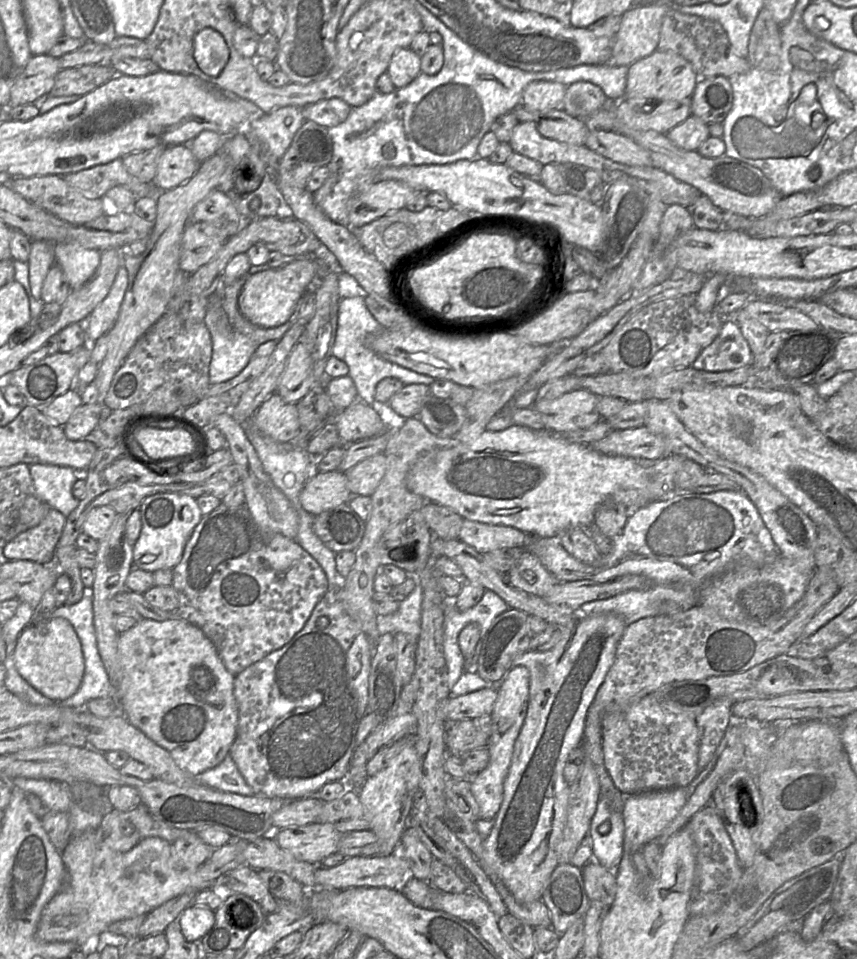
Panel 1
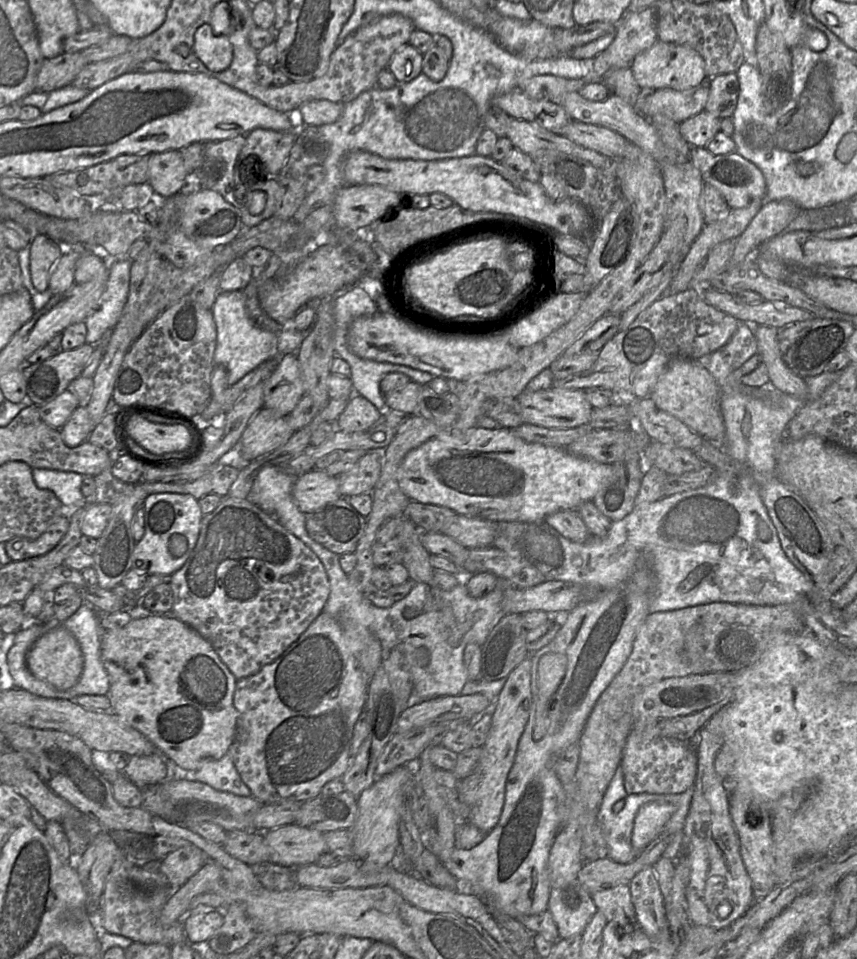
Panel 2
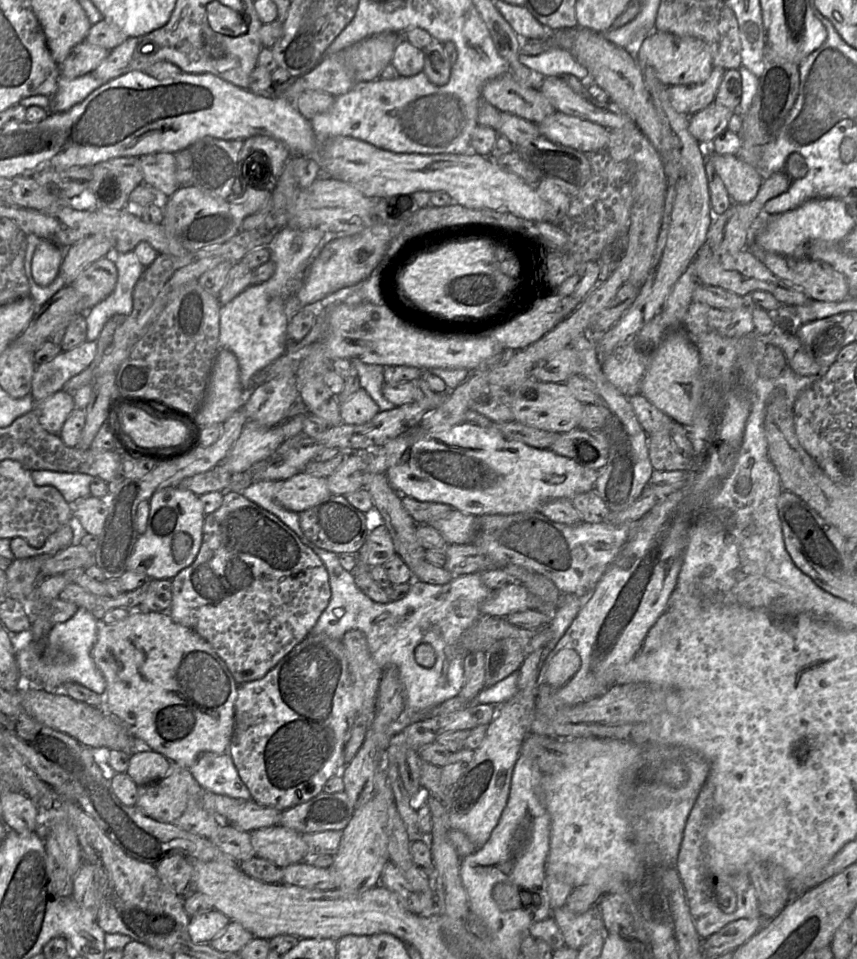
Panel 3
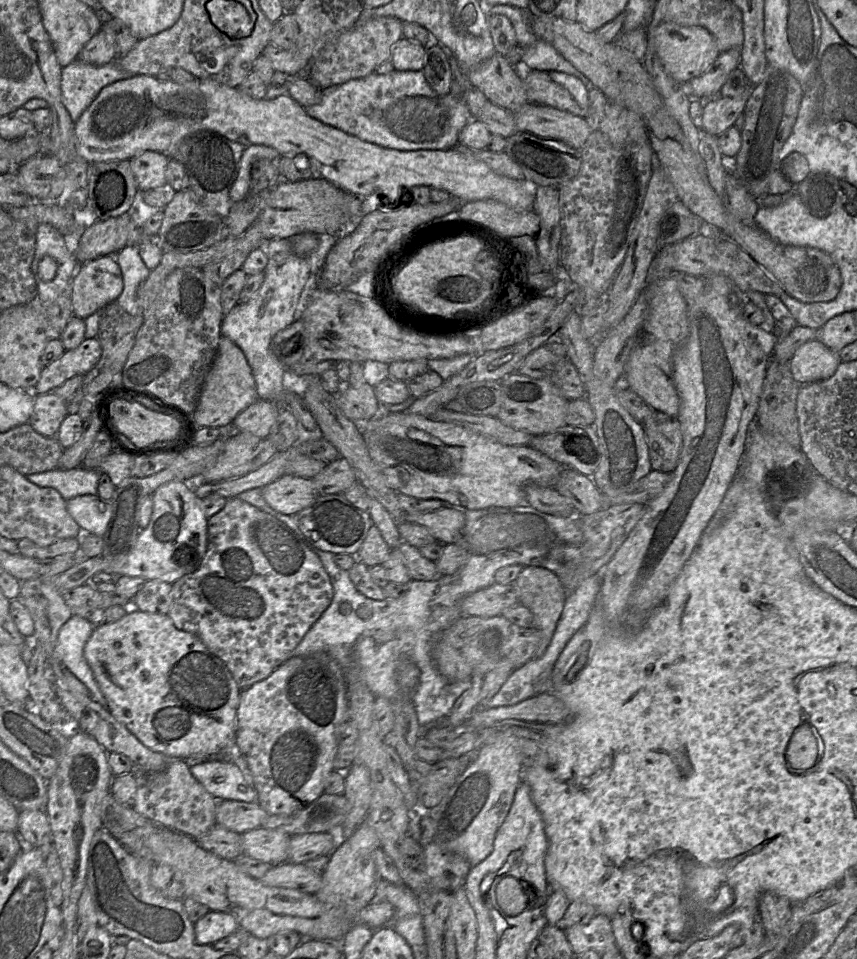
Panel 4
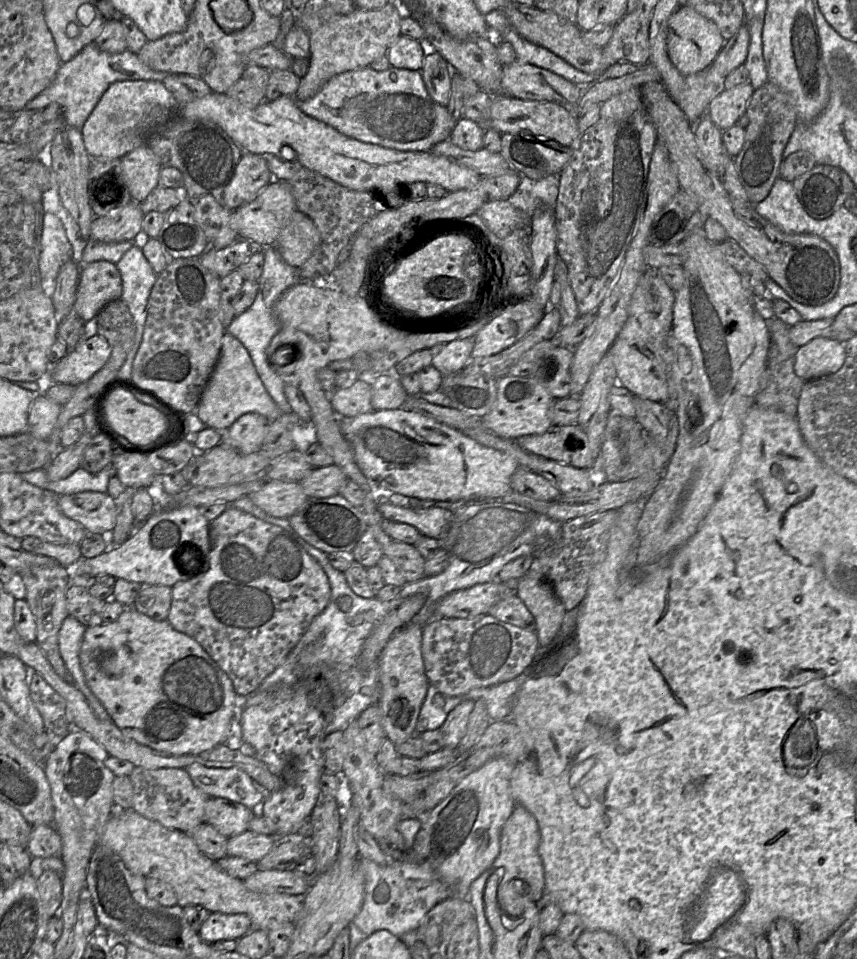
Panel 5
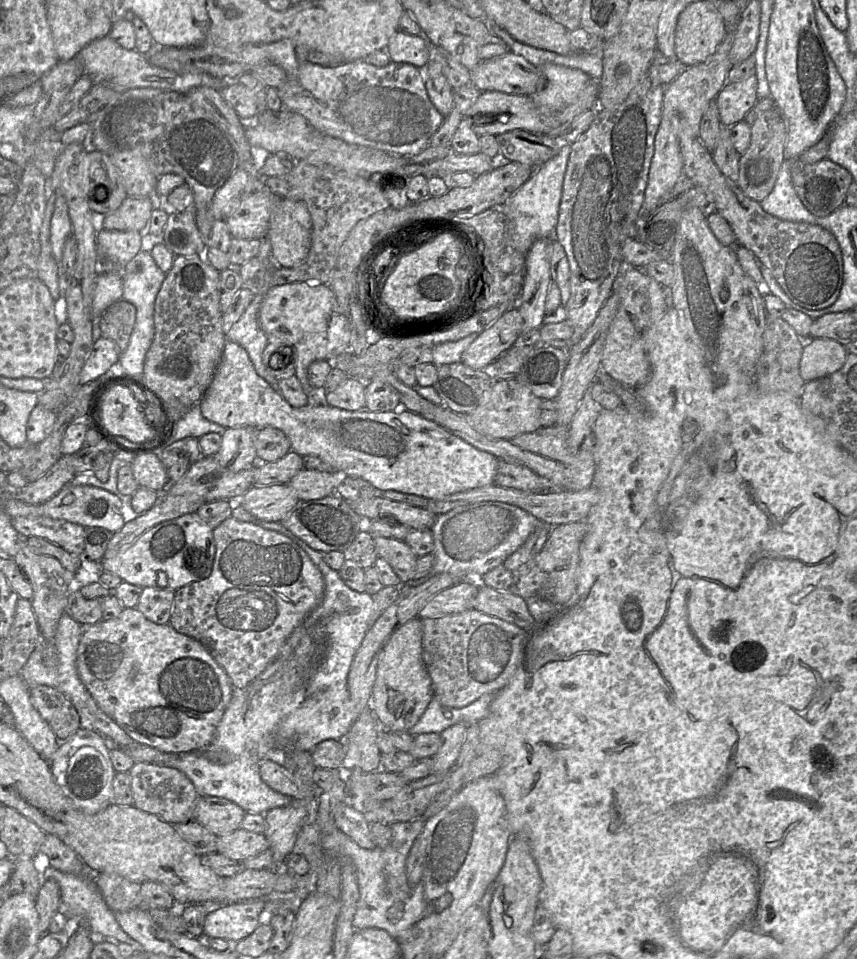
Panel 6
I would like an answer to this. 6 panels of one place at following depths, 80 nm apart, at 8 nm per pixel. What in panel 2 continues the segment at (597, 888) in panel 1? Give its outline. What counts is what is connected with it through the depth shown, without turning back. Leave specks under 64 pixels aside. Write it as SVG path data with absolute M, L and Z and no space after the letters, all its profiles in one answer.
M628 885L600 890L592 894L591 898L607 922L614 922L619 926L619 935L631 933L638 927Z

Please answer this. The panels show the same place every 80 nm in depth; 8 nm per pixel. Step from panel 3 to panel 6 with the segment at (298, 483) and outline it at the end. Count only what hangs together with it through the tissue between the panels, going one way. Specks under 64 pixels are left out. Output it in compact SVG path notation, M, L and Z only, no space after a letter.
M289 484L252 486L237 501L256 518L283 521L300 501Z

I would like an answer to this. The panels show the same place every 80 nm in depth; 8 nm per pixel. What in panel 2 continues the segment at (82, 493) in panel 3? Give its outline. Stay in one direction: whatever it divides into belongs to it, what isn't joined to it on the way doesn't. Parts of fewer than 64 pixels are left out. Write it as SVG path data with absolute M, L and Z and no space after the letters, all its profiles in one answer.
M32 469L32 478L40 489L51 490L66 508L66 514L84 503L81 485L84 475L51 469Z

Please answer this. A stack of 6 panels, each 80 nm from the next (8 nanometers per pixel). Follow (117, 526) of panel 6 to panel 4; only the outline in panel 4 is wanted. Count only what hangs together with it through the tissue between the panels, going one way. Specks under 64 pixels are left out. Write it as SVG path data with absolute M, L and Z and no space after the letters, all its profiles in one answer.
M81 495L67 500L66 508L82 532L103 536L111 518L109 501L96 495Z

